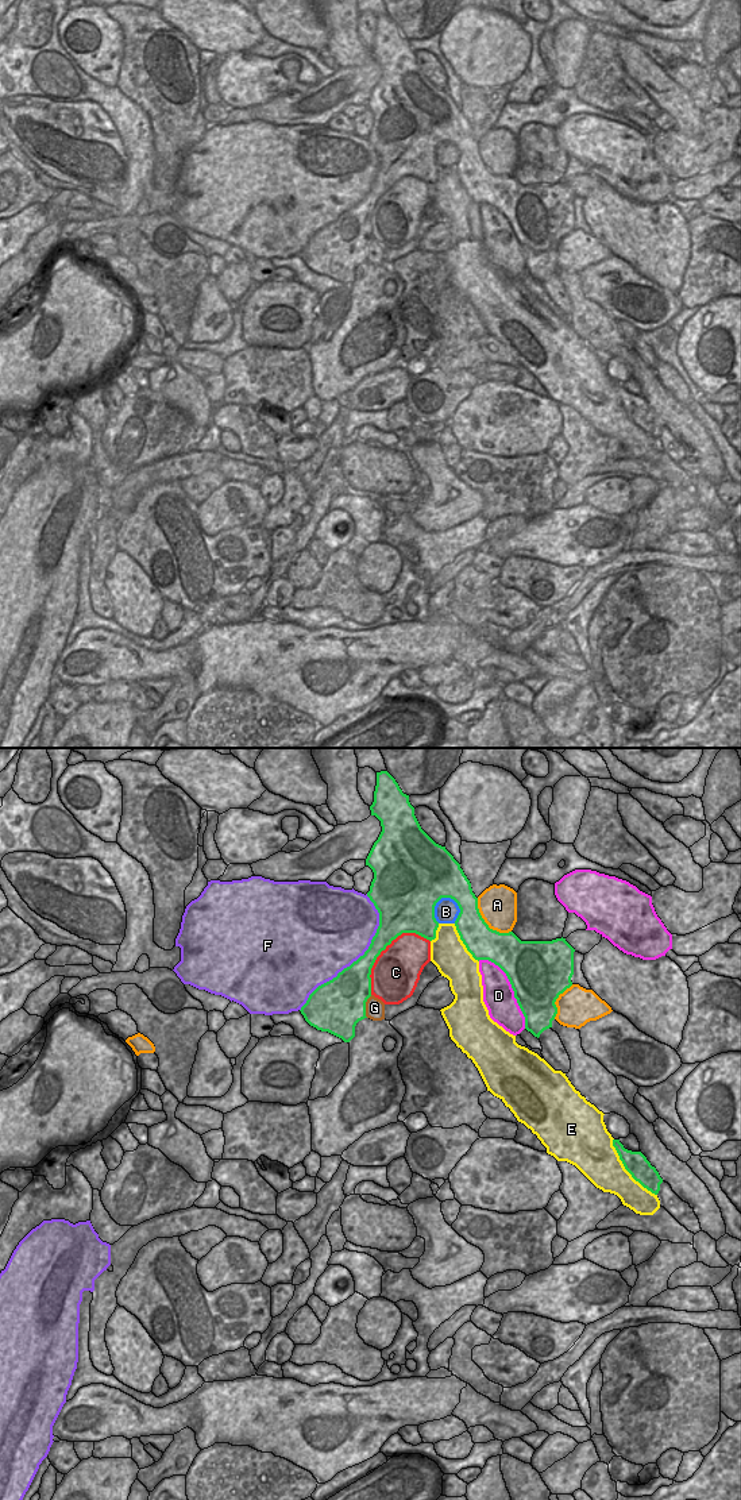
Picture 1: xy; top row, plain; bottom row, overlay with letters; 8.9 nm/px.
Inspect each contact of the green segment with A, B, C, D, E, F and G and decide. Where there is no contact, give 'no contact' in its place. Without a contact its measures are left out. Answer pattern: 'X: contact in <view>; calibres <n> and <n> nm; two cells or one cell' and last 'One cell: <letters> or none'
A: contact in xy; calibres 280 and 340 nm; two cells
B: contact in xy; calibres 320 and 220 nm; two cells
C: contact in xy; calibres 240 and 420 nm; two cells
D: contact in xy; calibres 500 and 280 nm; two cells
E: contact in xy; calibres 200 and 360 nm; two cells
F: contact in xy; calibres 320 and 500 nm; two cells
G: contact in xy; calibres 460 and 170 nm; two cells
One cell: none

